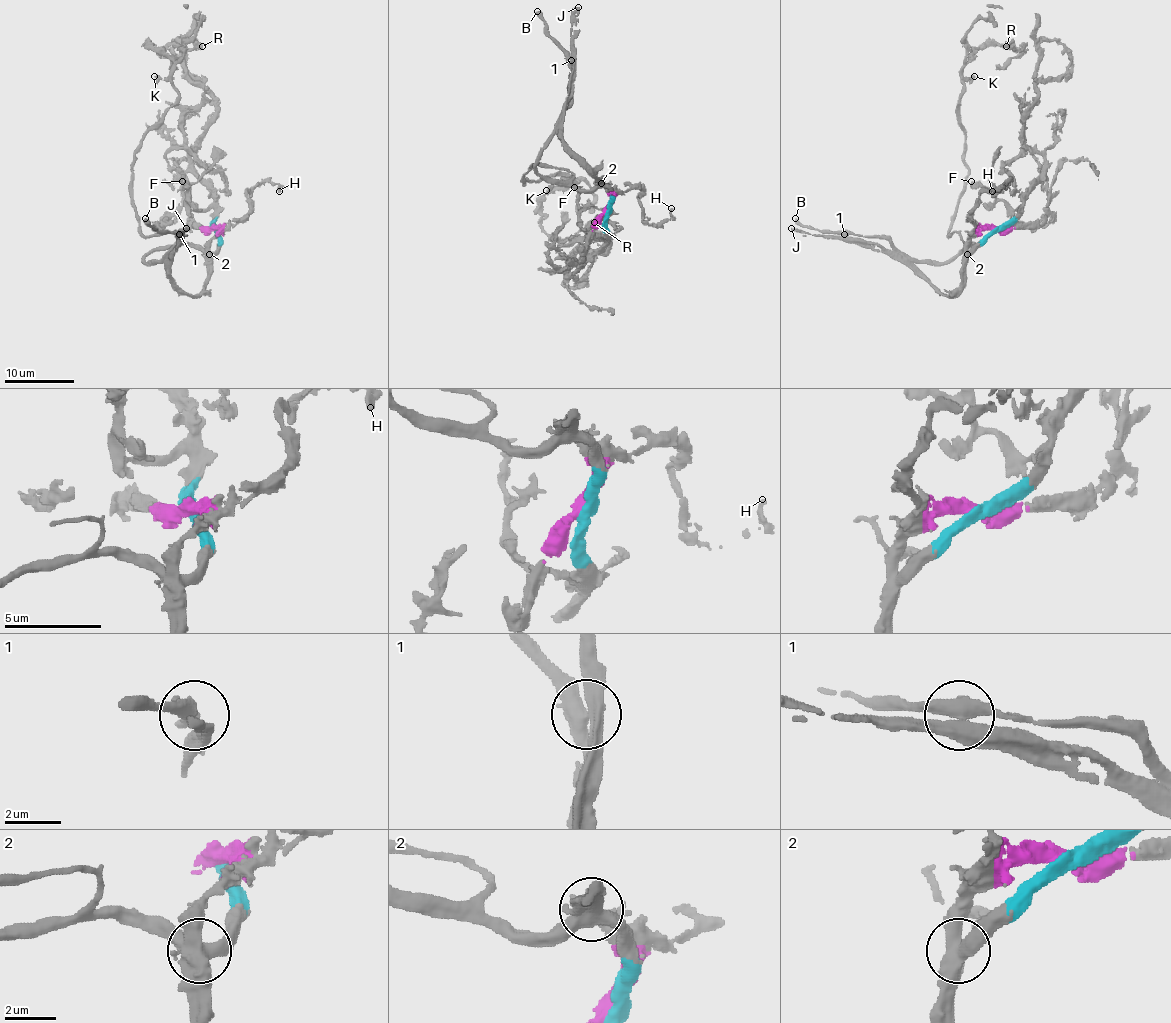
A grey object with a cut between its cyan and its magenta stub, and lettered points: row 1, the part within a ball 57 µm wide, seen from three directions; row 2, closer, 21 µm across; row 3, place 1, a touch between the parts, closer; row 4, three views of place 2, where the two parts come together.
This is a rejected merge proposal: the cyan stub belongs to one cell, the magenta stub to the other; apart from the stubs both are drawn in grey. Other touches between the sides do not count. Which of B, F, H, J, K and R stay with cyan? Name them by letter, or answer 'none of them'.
B, F, K, R

